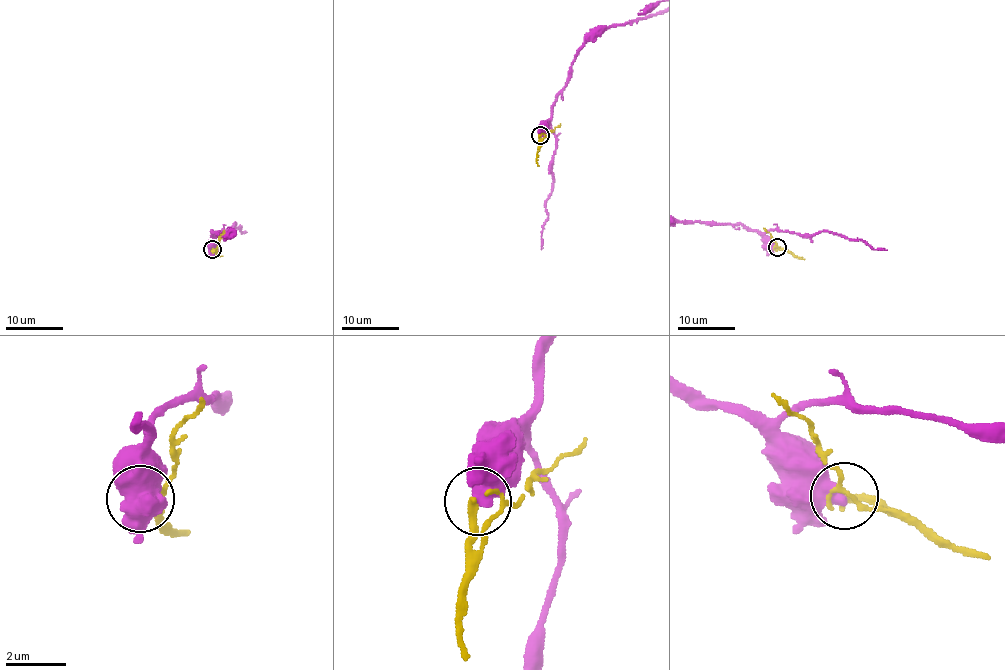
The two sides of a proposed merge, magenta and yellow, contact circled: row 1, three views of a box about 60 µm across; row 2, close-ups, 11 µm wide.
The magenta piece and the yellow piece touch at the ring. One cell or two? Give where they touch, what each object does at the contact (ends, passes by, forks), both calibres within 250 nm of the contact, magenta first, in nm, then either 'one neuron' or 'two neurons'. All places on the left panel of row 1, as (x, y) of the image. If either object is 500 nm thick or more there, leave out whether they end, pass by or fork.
place (212, 249); calibres 650 and 240 nm; two neurons

